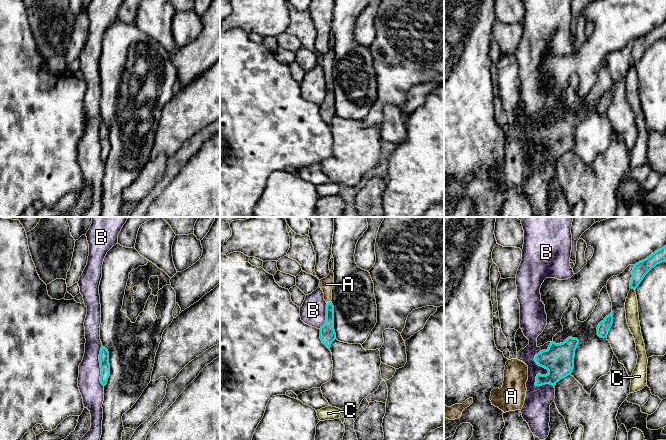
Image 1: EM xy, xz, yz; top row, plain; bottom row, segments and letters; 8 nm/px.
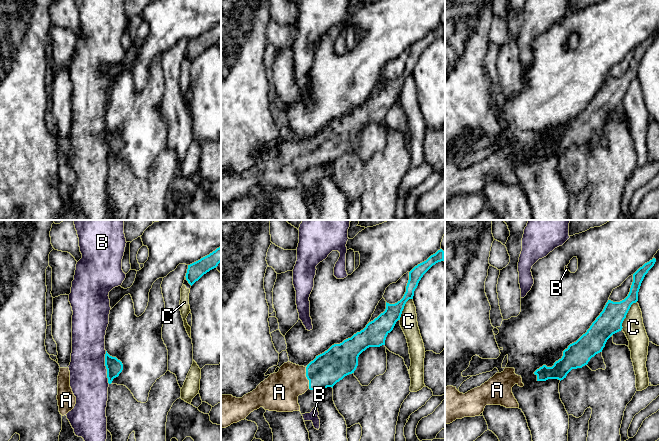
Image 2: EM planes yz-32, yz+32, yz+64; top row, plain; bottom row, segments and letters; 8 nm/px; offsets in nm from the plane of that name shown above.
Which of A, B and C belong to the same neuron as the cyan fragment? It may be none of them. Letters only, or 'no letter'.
A

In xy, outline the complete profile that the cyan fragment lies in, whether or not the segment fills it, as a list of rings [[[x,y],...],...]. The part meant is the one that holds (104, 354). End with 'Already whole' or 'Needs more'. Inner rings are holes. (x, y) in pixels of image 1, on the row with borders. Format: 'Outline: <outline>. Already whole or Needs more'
Outline: [[[103,346],[101,347],[100,350],[99,361],[101,368],[100,382],[103,386],[105,386],[110,376],[110,364],[109,364],[109,352]]]. Already whole

